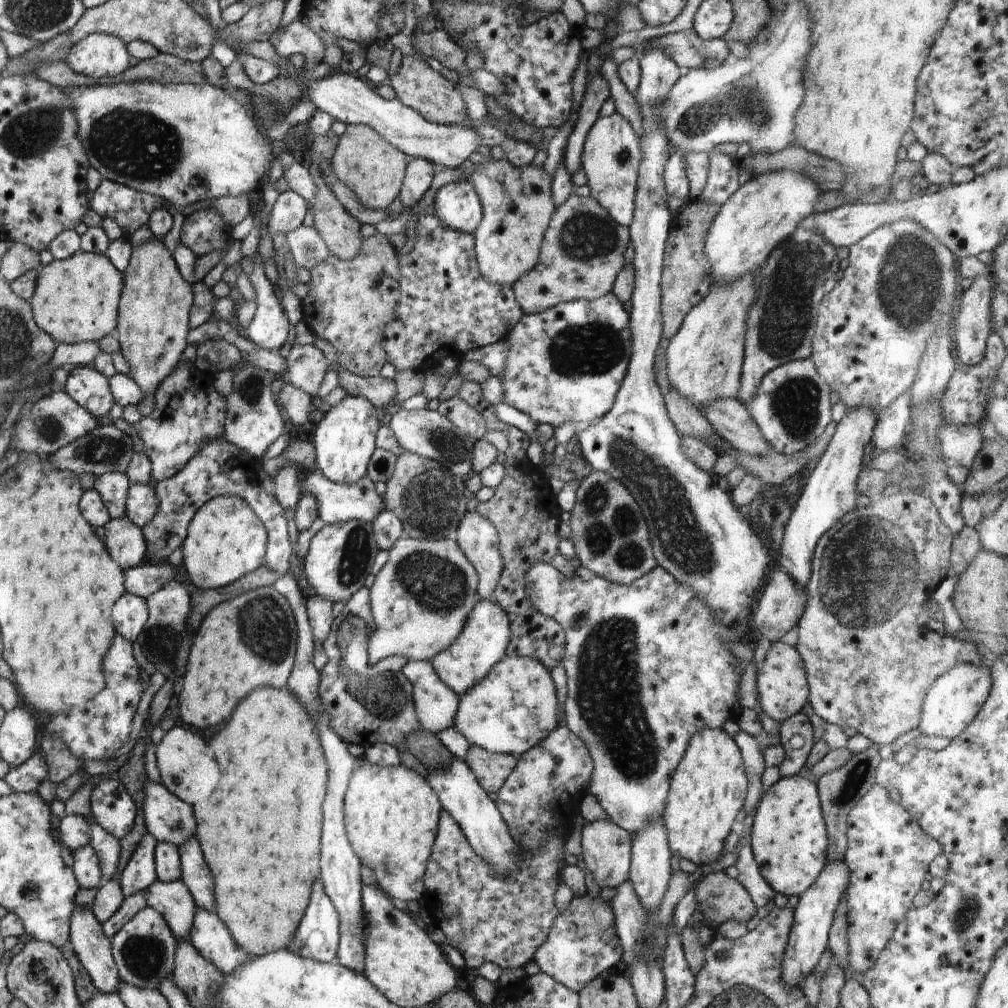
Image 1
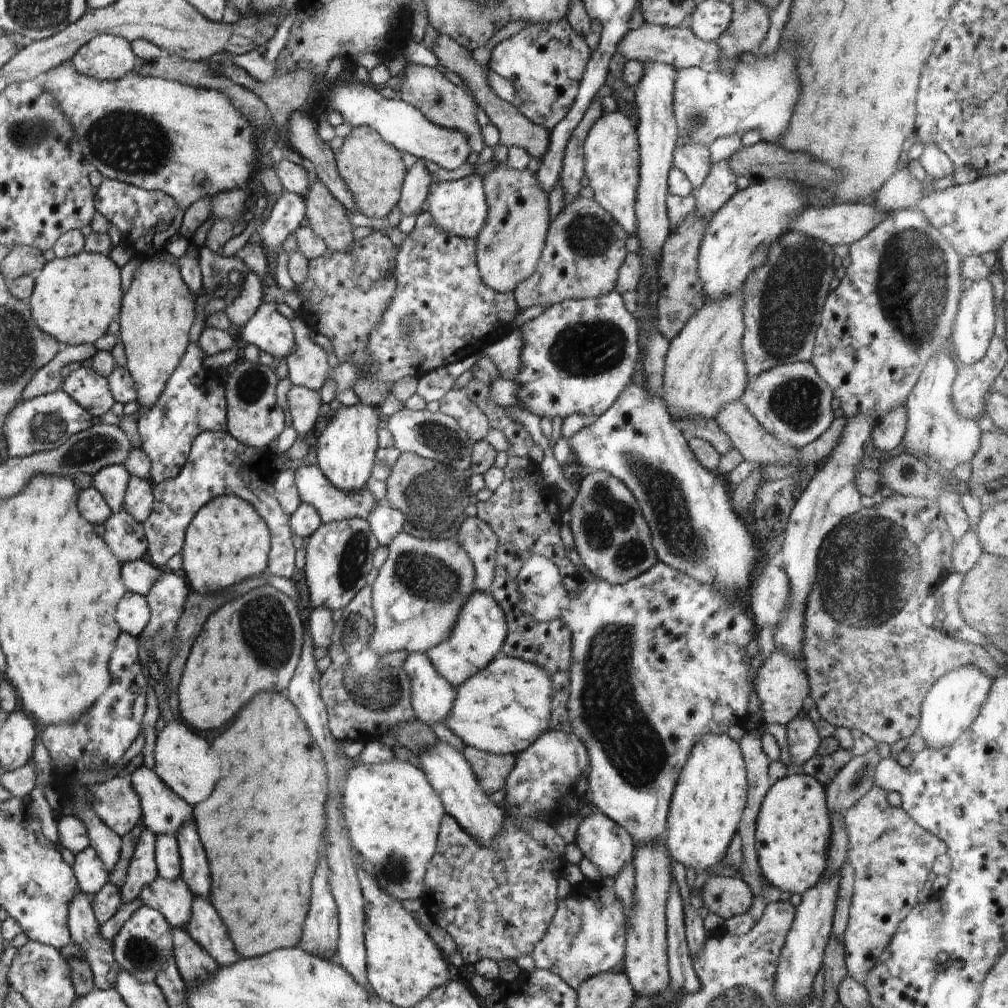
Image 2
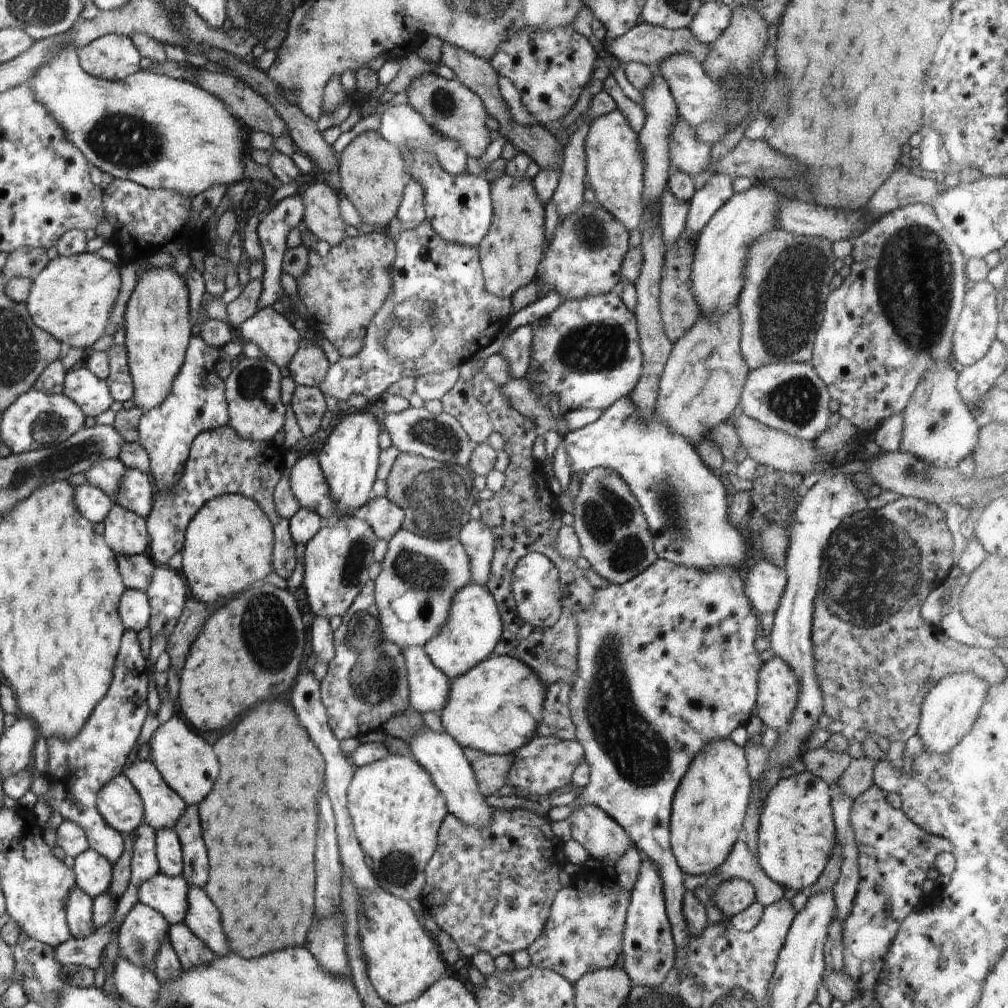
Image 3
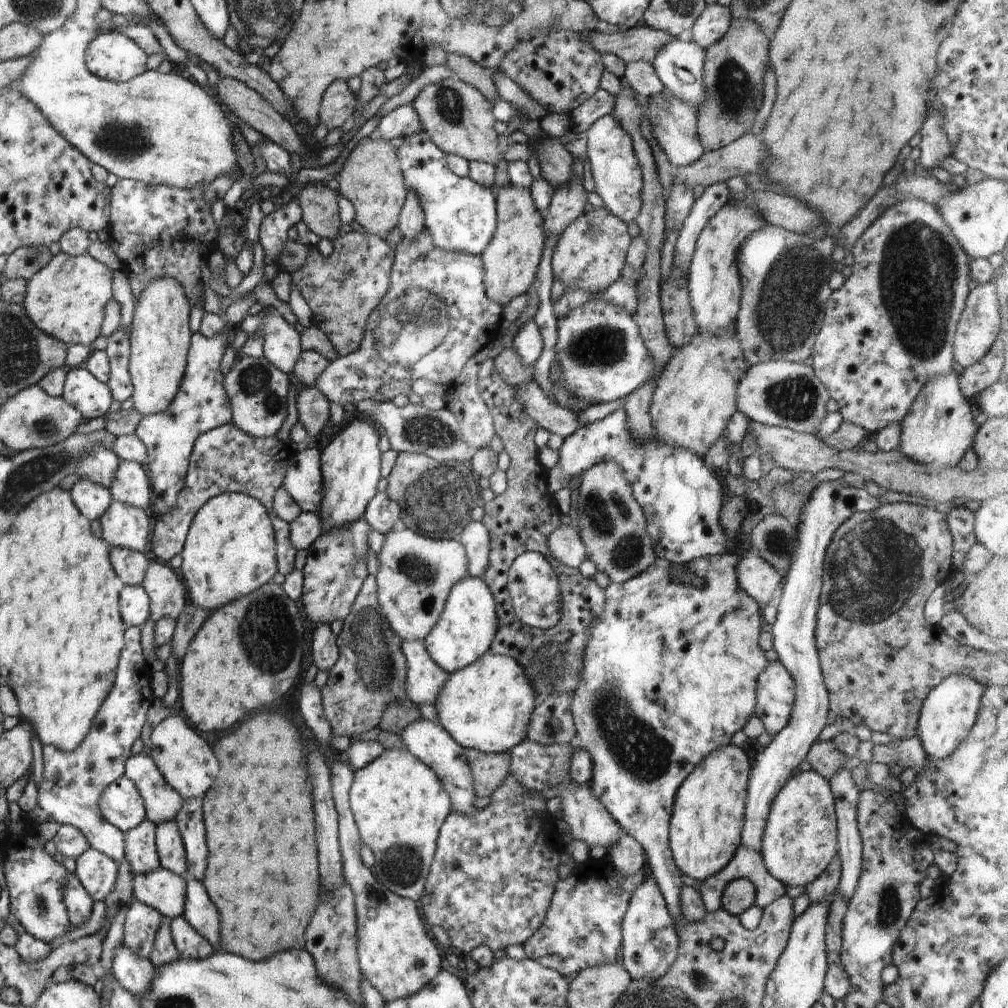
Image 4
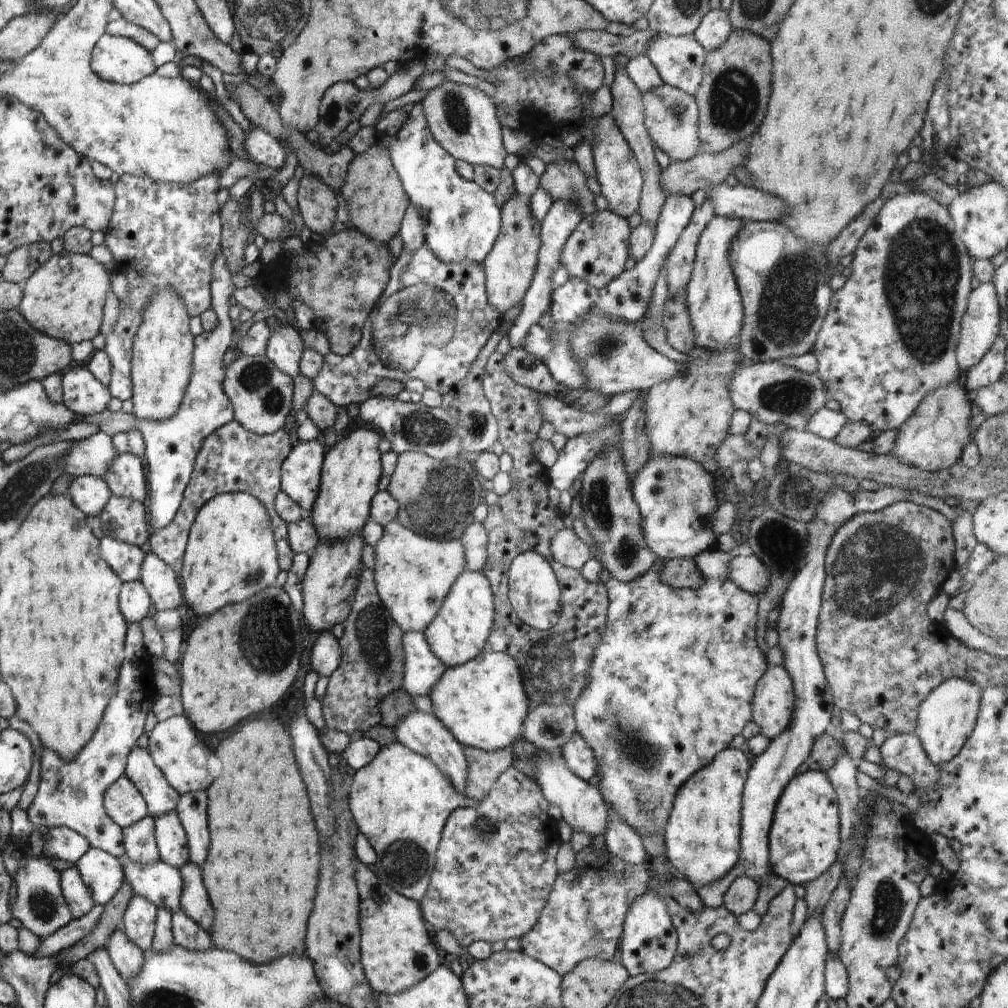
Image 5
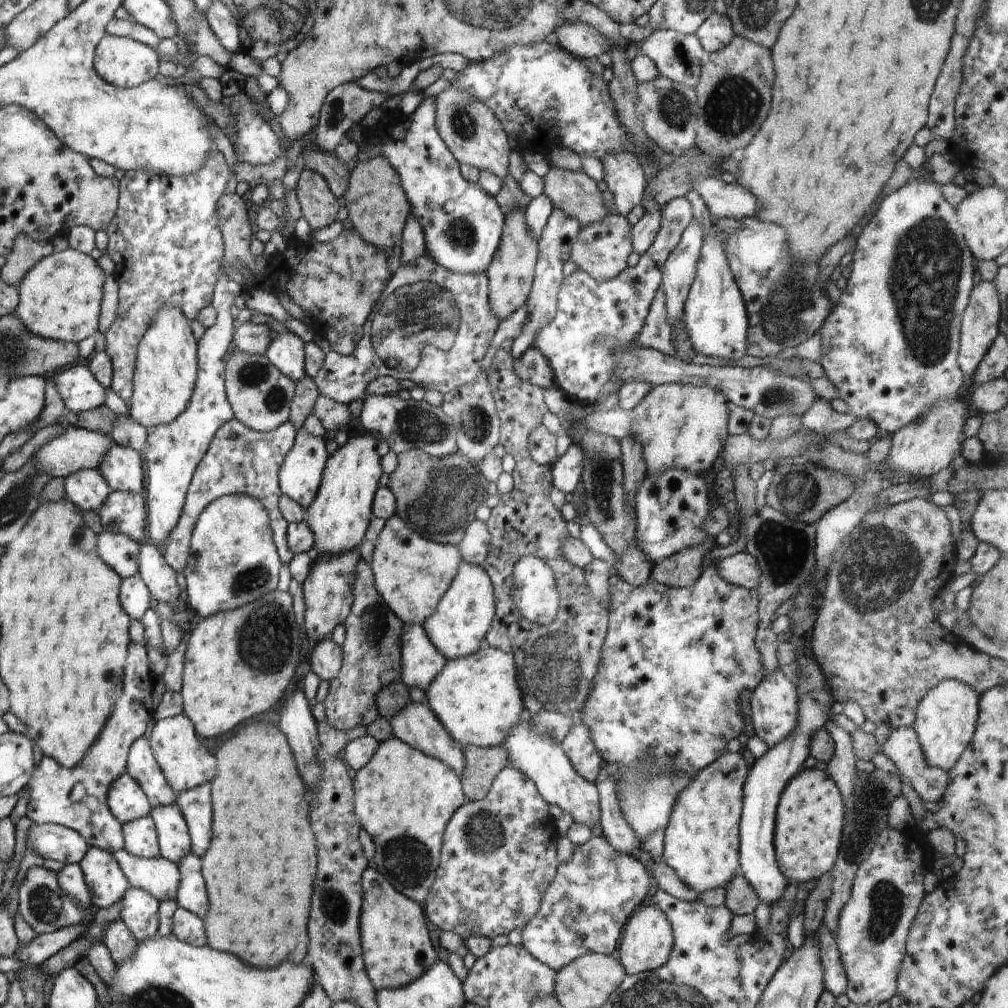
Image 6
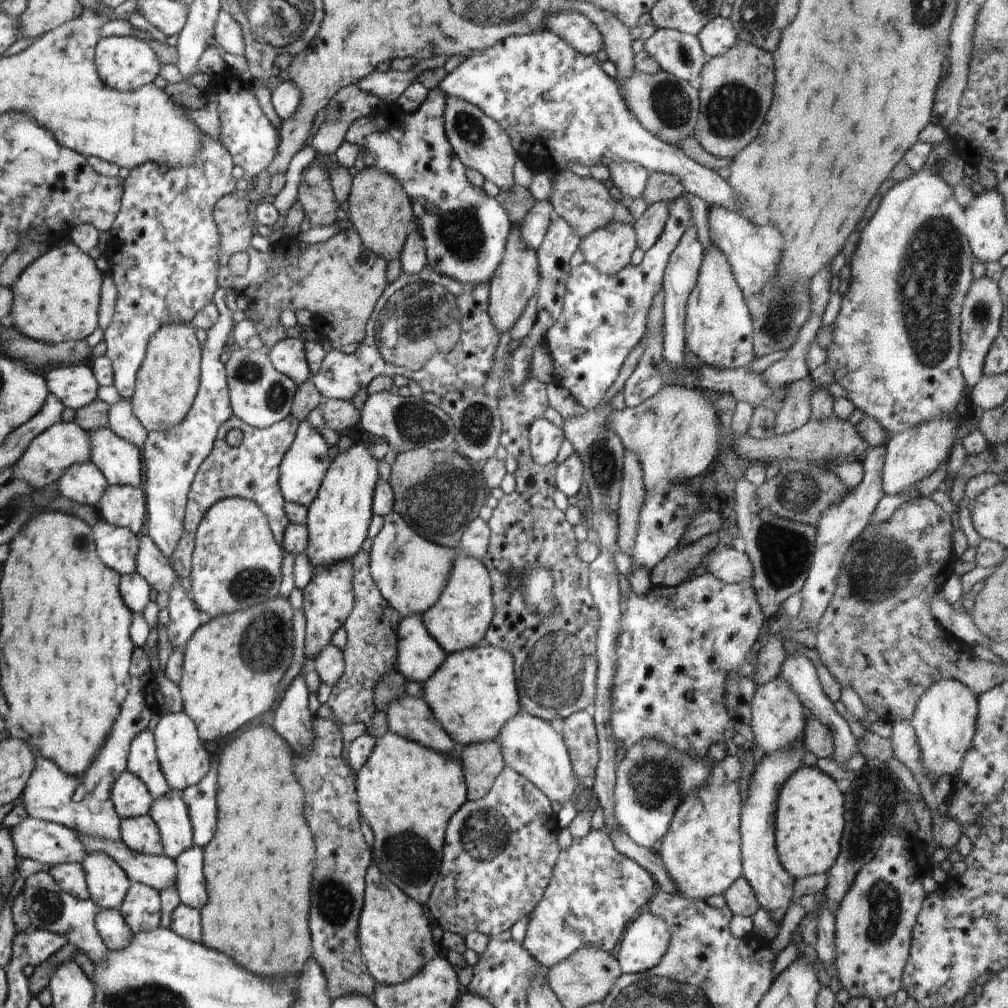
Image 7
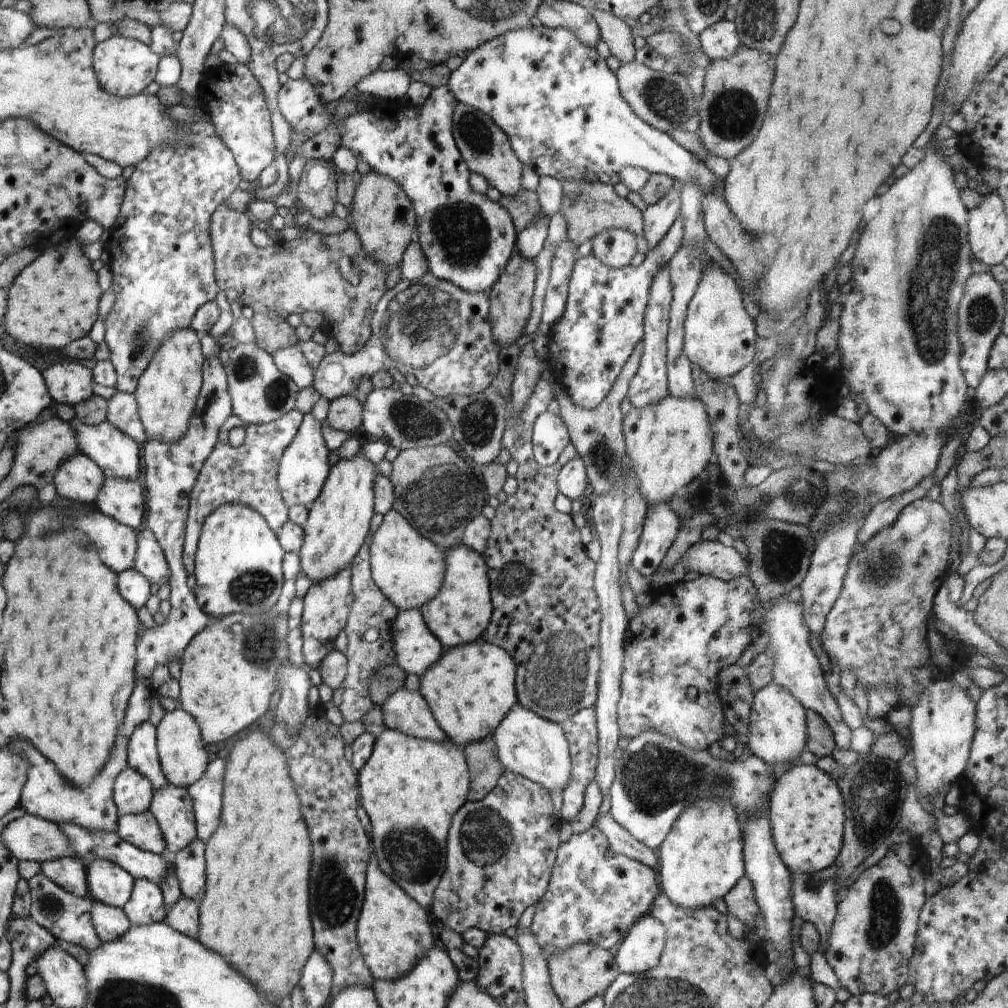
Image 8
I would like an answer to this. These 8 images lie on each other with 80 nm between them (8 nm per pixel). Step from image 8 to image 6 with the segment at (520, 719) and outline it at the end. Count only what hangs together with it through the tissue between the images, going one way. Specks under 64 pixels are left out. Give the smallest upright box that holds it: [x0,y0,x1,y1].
[503,715,600,829]

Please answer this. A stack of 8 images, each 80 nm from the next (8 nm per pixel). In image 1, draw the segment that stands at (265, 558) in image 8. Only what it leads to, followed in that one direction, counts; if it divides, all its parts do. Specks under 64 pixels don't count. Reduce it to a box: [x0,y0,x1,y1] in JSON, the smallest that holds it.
[183,495,267,589]

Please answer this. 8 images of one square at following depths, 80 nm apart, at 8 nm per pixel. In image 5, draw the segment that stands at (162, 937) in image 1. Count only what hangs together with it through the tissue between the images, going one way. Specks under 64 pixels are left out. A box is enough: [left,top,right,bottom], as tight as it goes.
[122,894,156,954]

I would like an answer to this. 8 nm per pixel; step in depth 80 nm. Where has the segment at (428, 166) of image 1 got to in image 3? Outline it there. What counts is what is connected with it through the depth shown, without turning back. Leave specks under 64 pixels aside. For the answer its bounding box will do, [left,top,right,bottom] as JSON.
[397,176,425,230]

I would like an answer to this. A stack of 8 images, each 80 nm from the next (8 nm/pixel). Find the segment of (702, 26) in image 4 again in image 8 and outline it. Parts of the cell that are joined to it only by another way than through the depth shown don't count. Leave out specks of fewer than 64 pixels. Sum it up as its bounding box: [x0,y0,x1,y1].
[698,18,741,61]

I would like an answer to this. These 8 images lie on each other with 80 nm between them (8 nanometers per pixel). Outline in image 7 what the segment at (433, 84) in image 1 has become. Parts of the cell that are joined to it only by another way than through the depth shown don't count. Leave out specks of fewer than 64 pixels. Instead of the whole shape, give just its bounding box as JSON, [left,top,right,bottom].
[443,95,518,192]

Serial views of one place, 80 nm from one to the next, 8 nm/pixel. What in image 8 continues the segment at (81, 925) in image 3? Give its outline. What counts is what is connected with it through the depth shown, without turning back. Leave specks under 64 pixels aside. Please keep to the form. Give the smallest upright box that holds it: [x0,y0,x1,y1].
[41,858,88,896]

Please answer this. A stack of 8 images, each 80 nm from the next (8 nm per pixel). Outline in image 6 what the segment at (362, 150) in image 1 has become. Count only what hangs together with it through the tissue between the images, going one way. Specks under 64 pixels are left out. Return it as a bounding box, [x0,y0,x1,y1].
[341,155,411,256]

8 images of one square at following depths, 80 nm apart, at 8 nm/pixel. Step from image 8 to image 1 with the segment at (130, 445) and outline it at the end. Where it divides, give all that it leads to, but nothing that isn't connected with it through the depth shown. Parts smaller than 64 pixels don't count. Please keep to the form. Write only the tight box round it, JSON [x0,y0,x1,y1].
[128,482,158,528]

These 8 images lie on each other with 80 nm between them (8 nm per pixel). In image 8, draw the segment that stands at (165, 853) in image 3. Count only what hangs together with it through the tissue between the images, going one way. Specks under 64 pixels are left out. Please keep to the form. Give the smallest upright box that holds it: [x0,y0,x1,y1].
[149,782,197,857]

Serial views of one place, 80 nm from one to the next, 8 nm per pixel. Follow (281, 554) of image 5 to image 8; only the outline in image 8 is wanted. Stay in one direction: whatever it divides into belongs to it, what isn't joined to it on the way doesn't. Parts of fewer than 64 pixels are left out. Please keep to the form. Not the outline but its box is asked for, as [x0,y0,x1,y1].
[182,408,303,574]

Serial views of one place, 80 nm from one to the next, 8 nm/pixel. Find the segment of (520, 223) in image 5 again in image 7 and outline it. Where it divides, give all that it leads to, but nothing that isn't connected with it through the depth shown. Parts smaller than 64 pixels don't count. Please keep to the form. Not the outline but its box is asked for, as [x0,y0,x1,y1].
[488,224,539,334]

